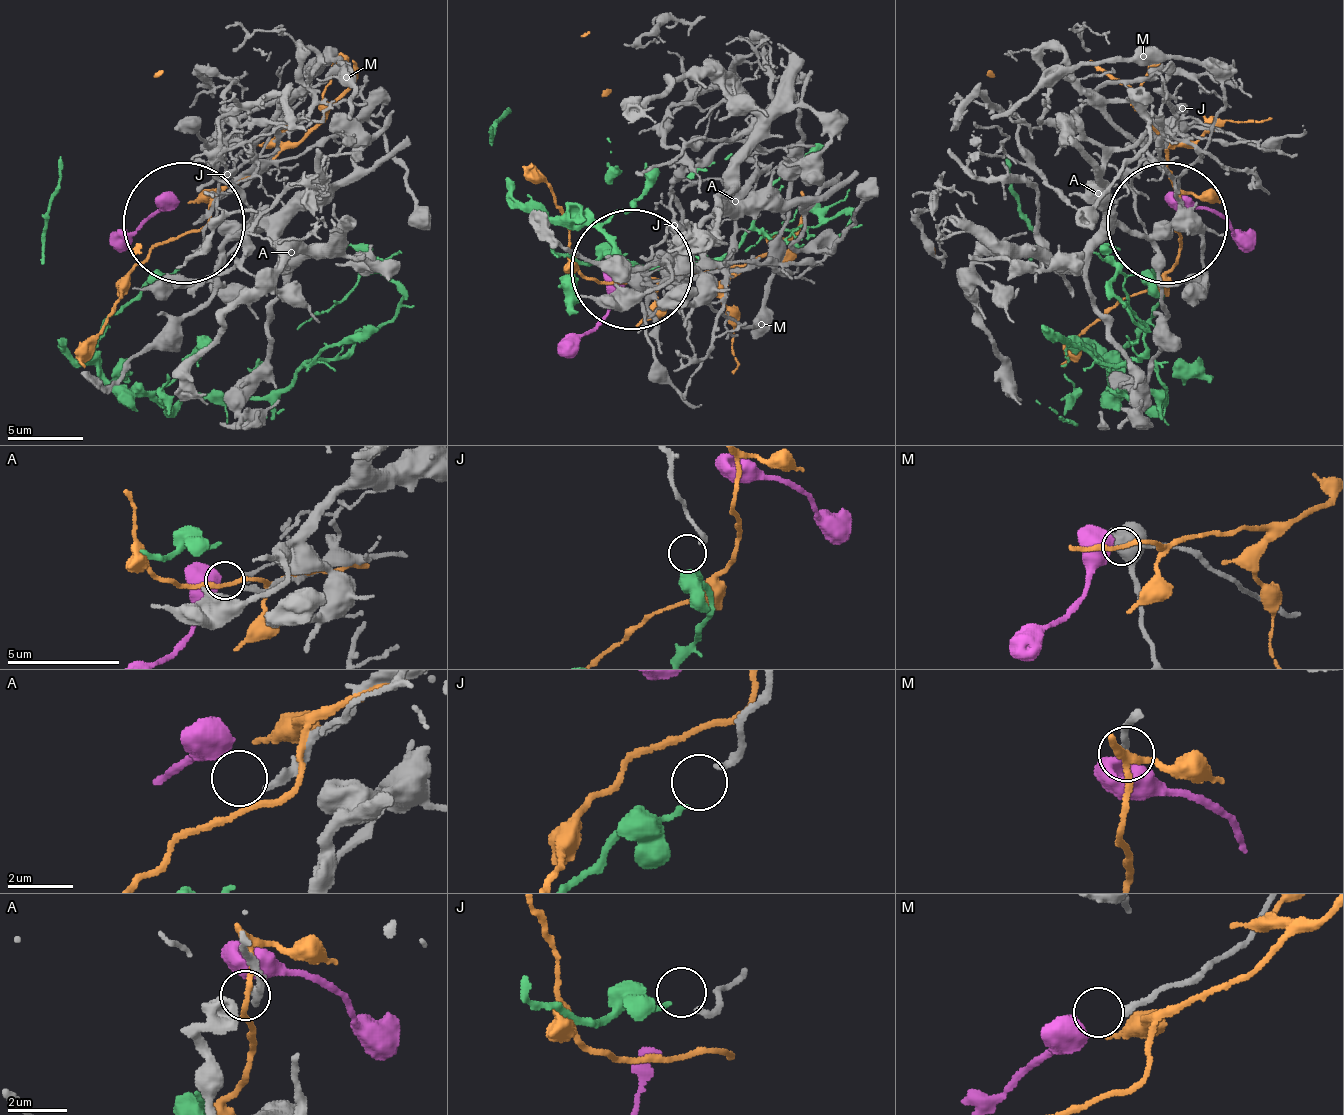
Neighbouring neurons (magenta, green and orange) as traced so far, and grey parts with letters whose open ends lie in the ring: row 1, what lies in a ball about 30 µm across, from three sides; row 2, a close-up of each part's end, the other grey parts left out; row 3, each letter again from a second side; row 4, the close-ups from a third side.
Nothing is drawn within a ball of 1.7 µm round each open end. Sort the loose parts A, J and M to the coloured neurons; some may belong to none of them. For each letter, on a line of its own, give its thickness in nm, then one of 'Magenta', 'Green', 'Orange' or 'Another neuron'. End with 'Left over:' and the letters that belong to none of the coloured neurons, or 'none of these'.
A: Thickness 240 nm. Another neuron
J: Thickness 200 nm. Green
M: Thickness 240 nm. Magenta
Left over: A

